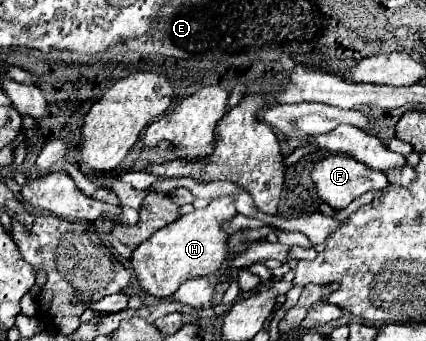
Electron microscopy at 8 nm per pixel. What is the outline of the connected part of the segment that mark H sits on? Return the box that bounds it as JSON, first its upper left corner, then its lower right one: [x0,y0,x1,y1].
[132,194,236,298]

